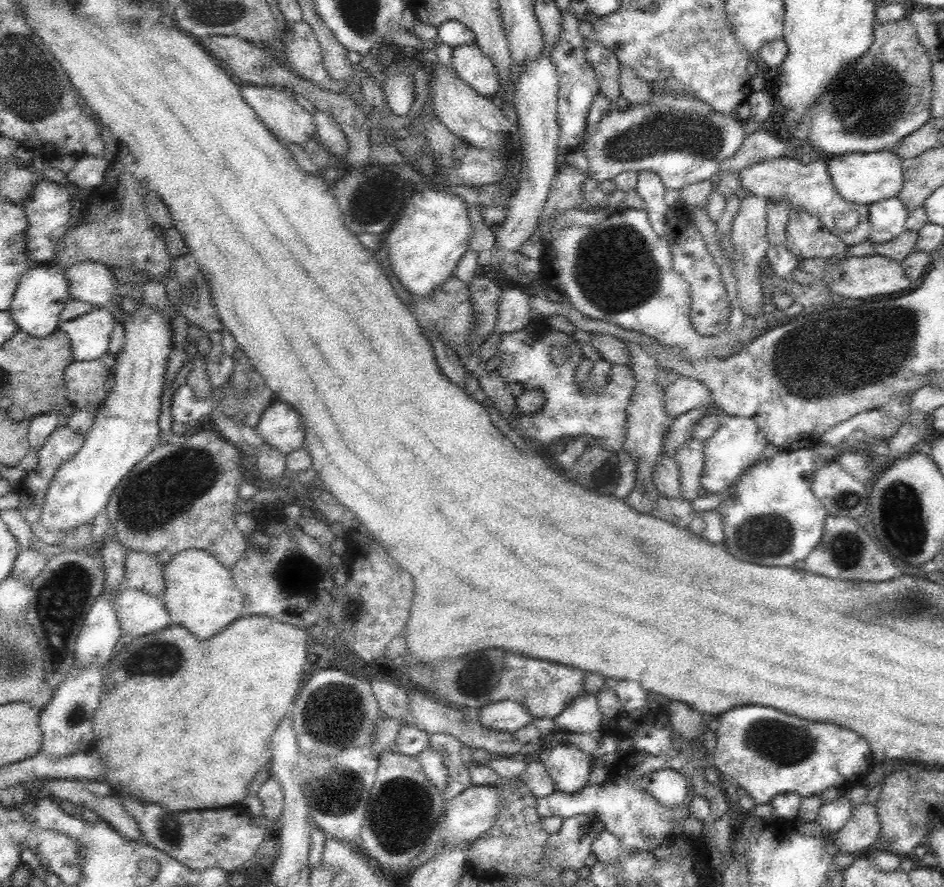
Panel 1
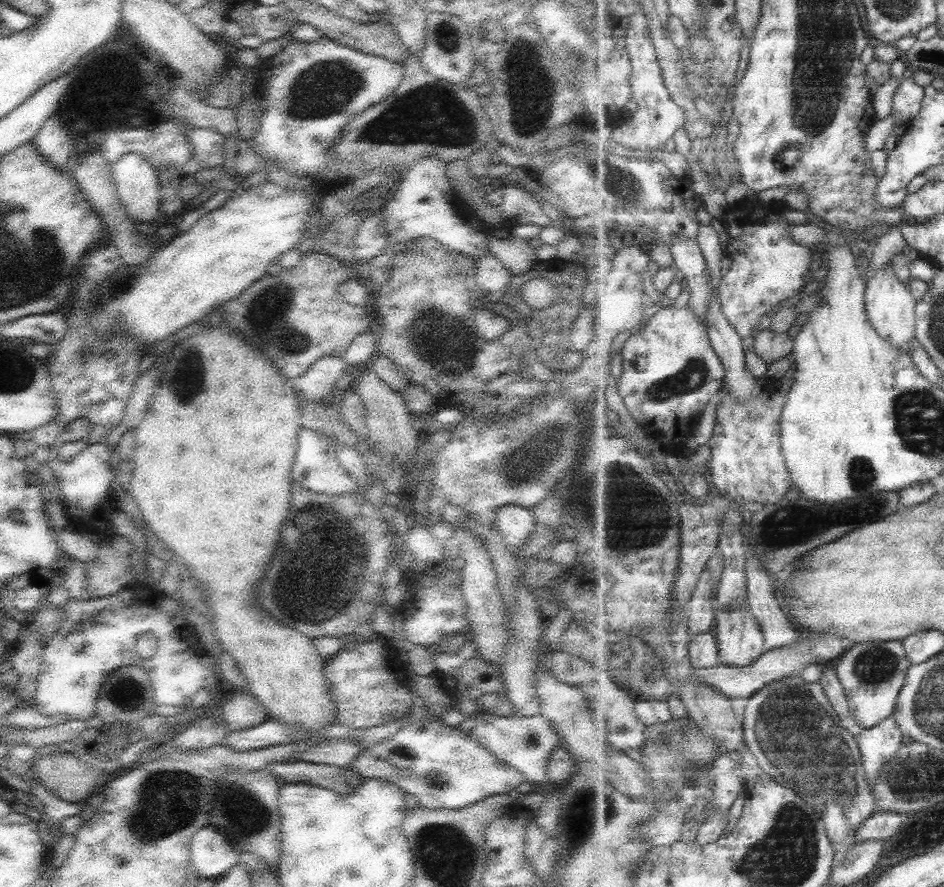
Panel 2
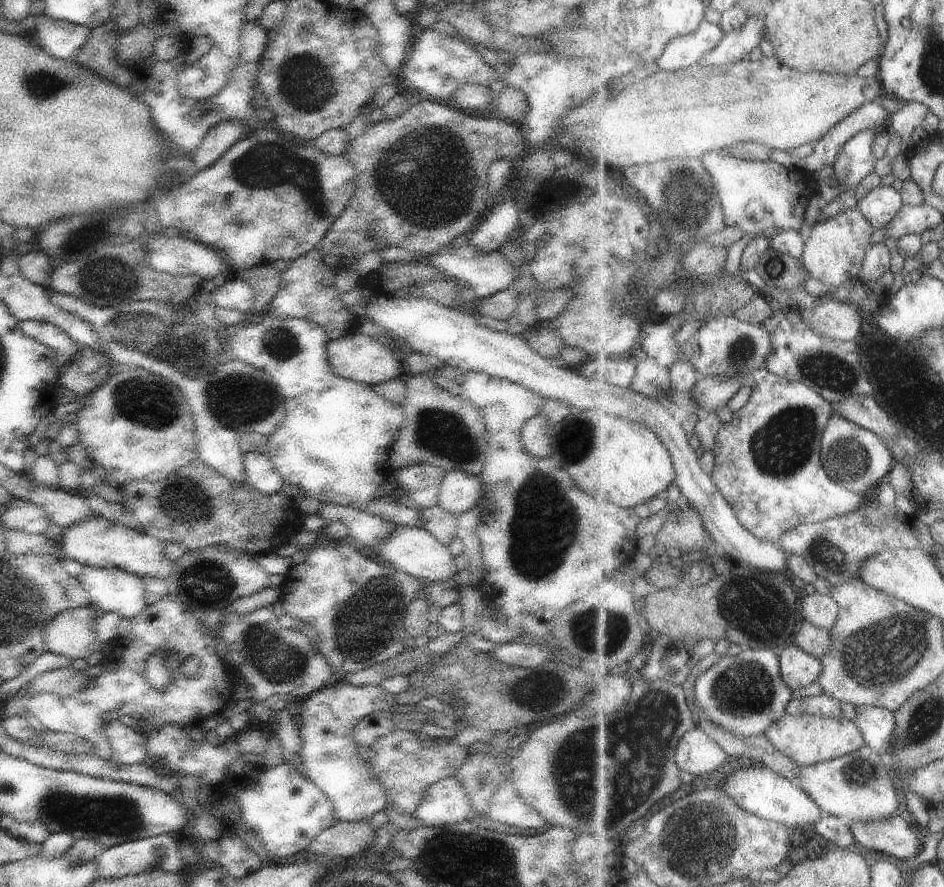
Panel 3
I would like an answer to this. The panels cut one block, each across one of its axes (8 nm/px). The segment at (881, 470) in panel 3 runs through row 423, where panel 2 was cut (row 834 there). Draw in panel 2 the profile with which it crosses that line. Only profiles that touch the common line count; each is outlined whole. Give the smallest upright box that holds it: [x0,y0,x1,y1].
[743,669,878,852]

